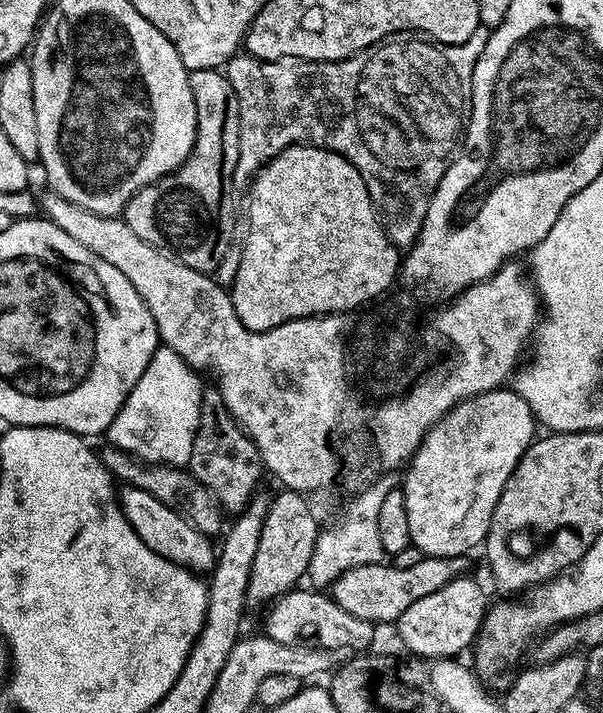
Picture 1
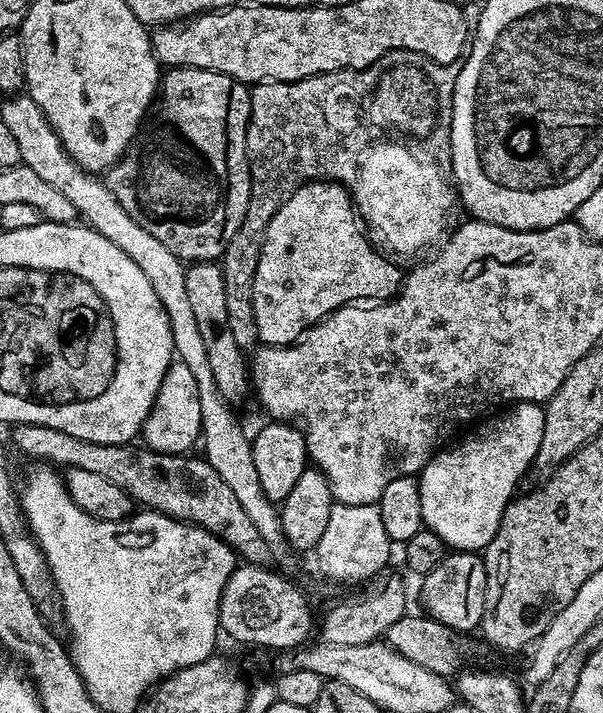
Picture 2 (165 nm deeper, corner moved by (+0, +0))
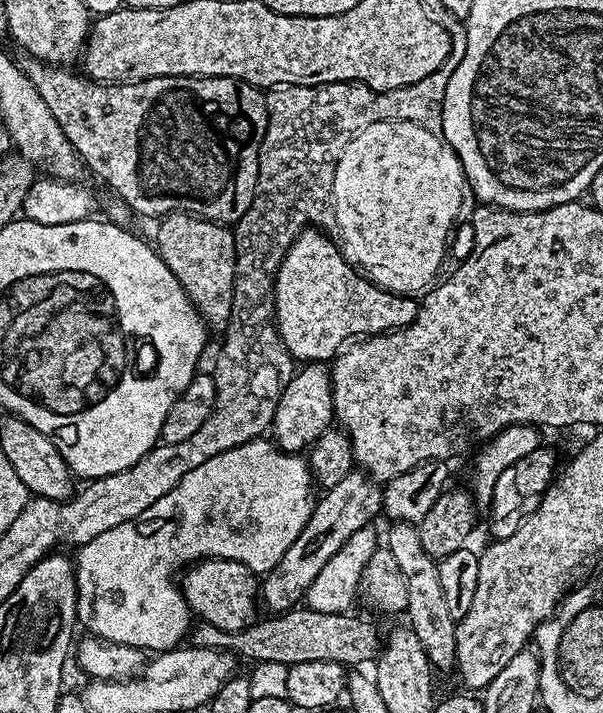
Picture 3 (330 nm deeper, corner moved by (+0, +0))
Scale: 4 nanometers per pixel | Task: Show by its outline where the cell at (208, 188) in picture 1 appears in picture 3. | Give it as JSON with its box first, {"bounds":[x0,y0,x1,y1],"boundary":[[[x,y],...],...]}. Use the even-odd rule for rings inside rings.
{"bounds":[18,54,268,226],"boundary":[[[27,54],[21,55],[21,57],[19,57],[18,63],[22,74],[26,74],[26,78],[30,78],[30,82],[34,82],[34,90],[38,90],[38,94],[42,94],[42,102],[46,102],[46,106],[50,106],[50,114],[54,114],[58,126],[62,126],[62,134],[66,134],[70,146],[74,146],[83,167],[87,171],[89,168],[102,183],[109,184],[120,195],[117,197],[127,204],[137,217],[159,218],[169,216],[172,212],[191,212],[194,216],[201,216],[216,224],[232,226],[242,218],[242,214],[246,214],[246,210],[250,210],[250,202],[254,202],[256,196],[256,183],[260,169],[260,147],[268,125],[268,102],[261,89],[247,84],[244,80],[229,76],[159,76],[158,78],[124,83],[93,82],[83,74],[75,76],[74,73],[68,72],[72,70],[59,64],[50,64],[46,60],[39,60]]]}

